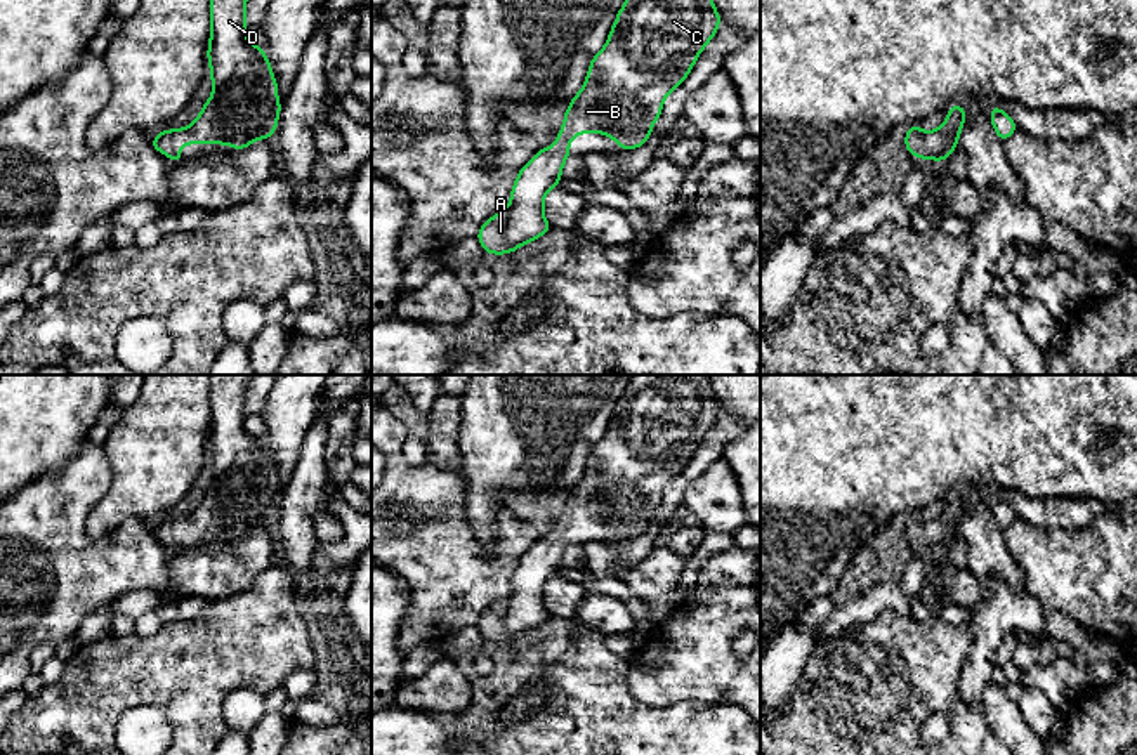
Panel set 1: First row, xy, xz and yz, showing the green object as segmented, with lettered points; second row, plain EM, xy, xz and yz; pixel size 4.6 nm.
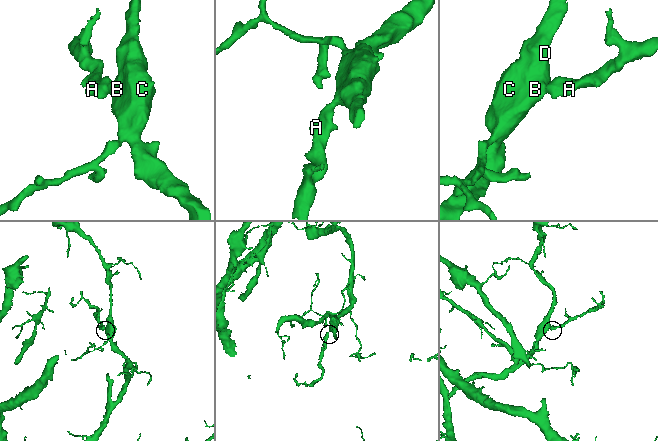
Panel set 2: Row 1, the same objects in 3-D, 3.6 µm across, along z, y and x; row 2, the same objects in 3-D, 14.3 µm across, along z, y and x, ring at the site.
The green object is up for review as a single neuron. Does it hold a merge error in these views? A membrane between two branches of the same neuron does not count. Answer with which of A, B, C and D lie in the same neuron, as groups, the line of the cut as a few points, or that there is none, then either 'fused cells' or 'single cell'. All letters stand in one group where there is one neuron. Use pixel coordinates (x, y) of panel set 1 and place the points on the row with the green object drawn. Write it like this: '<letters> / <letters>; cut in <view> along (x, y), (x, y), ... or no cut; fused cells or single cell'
A B C D; no cut; single cell

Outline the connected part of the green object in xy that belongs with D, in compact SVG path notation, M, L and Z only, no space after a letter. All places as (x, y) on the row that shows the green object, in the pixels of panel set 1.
M210 0L207 57L214 92L191 125L160 130L149 141L174 163L184 161L182 144L245 149L257 139L273 139L281 111L278 83L264 49L246 40L245 9L246 0Z

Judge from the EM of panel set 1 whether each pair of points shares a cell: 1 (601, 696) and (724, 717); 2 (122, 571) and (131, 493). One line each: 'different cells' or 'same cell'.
1: same cell
2: different cells

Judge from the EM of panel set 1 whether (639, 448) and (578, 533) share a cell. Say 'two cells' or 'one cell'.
one cell

